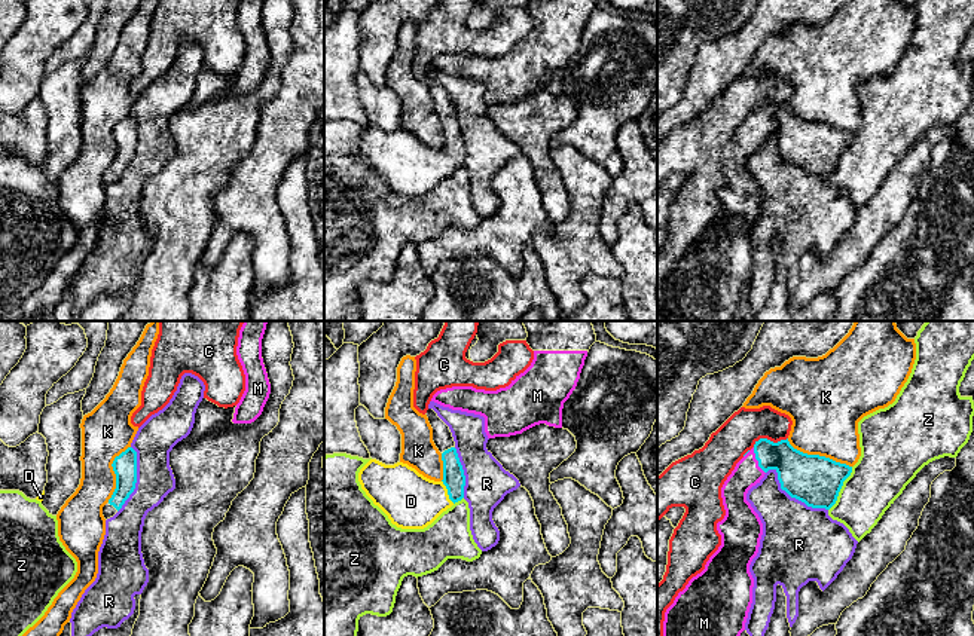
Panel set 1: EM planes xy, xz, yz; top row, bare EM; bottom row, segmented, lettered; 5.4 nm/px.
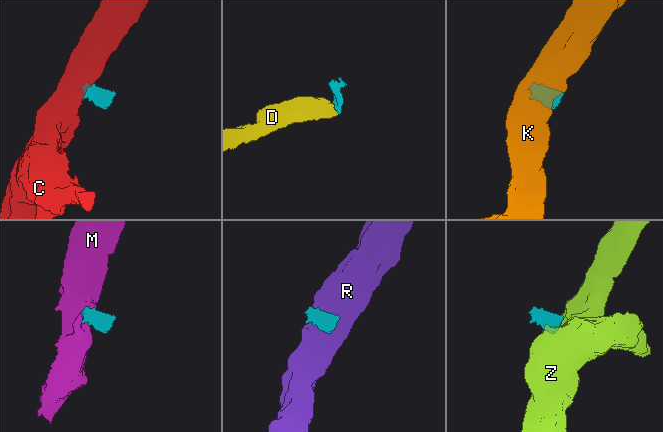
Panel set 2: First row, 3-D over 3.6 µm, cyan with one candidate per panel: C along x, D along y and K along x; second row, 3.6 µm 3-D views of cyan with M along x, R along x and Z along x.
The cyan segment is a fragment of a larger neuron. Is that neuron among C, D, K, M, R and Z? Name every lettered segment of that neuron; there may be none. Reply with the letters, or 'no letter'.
D, M

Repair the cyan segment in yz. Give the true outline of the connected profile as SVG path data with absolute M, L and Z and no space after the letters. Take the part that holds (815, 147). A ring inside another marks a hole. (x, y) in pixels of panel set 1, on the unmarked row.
M767 106L755 108L736 131L721 155L726 183L717 190L721 212L709 224L705 236L693 244L678 260L665 279L663 305L659 321L732 321L752 270L754 245L749 232L758 220L763 190L746 168L748 158L760 150L769 137L778 140L781 156L791 165L812 175L830 177L839 163L843 149L851 143L852 134L819 122L807 122L794 116L788 106L773 110Z

